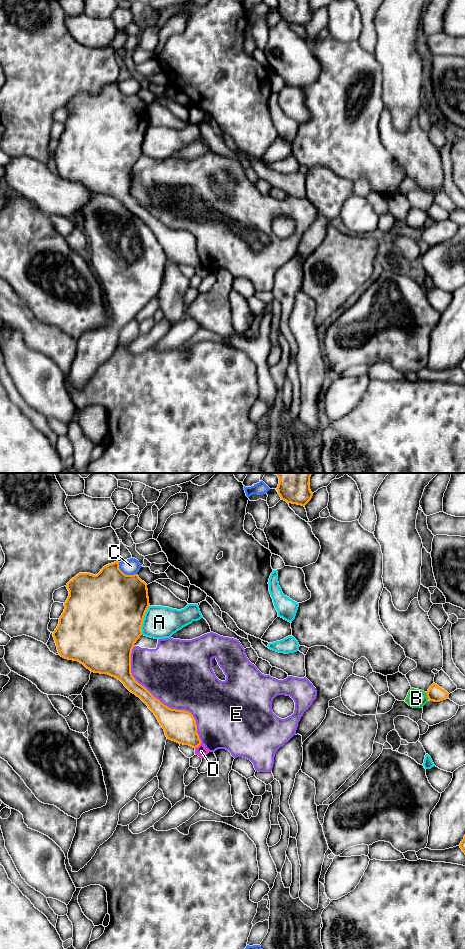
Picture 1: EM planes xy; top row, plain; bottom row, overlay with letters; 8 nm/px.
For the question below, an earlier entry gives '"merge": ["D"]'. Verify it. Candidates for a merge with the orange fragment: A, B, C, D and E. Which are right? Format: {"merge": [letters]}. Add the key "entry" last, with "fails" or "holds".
{"merge": [], "entry": "fails"}

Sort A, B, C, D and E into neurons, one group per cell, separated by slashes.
A / B / C / D / E

